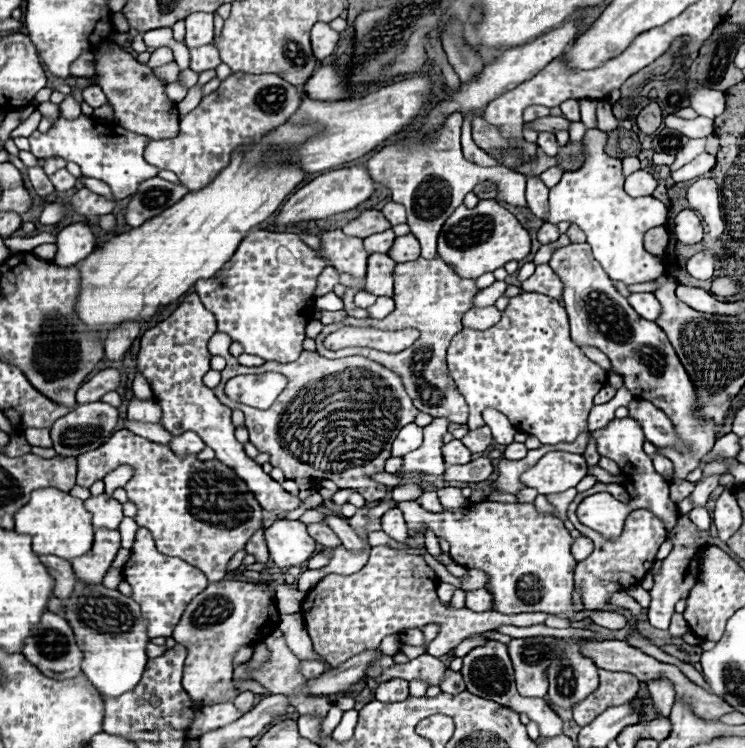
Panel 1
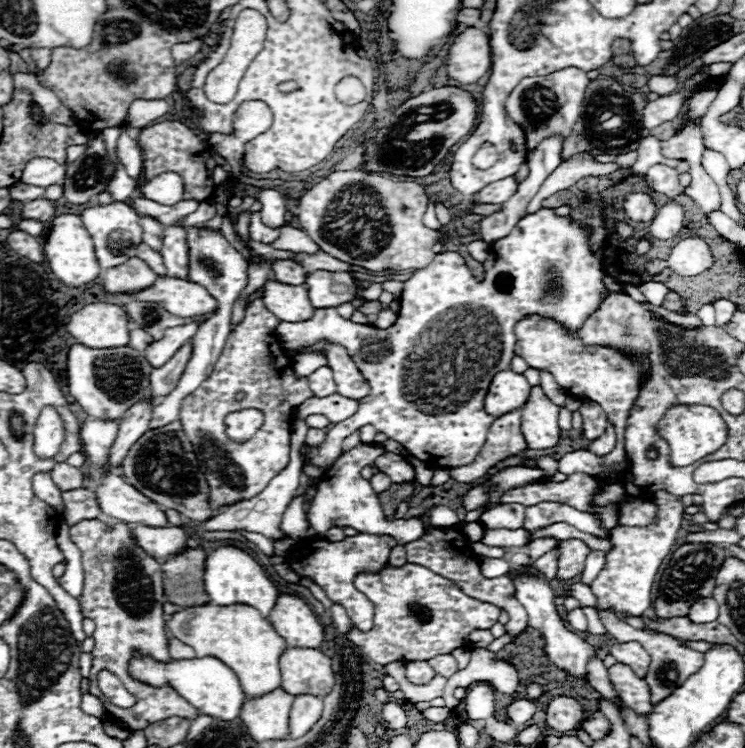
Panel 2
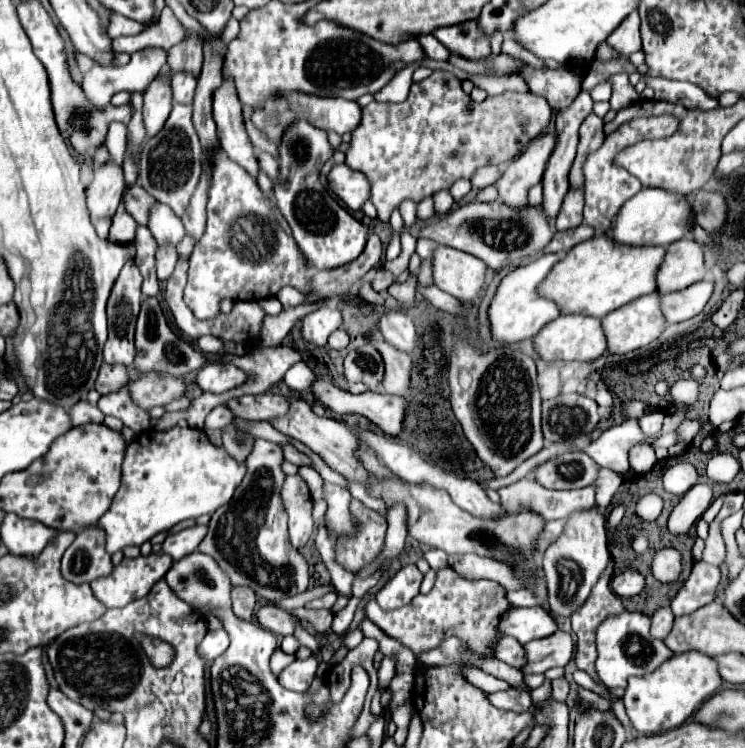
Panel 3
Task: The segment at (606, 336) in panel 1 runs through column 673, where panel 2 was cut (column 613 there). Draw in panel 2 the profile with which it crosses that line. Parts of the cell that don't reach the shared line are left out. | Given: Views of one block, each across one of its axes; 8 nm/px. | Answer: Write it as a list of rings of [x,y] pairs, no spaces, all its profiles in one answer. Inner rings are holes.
[[[528,316],[518,320],[514,332],[516,332],[516,346],[514,346],[516,356],[522,356],[532,368],[550,370],[556,382],[562,388],[566,388],[570,394],[578,396],[580,400],[598,402],[606,410],[610,422],[614,422],[616,426],[616,446],[610,454],[606,454],[604,458],[594,458],[594,454],[586,450],[570,452],[558,460],[558,472],[562,474],[586,472],[596,478],[606,478],[600,464],[602,462],[612,464],[626,458],[626,448],[624,448],[626,420],[640,396],[640,386],[644,382],[646,372],[650,372],[652,362],[646,356],[638,356],[638,354],[626,356],[610,346],[586,346],[576,334],[570,334],[562,324],[544,316]]]

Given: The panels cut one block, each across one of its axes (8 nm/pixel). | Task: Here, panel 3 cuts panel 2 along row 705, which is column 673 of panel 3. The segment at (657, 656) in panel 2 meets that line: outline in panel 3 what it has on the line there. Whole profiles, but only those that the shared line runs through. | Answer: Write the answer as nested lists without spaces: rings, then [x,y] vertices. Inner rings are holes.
[[[622,612],[618,618],[610,618],[610,622],[602,622],[596,634],[598,660],[596,670],[600,680],[608,688],[626,688],[626,680],[630,676],[650,674],[662,662],[670,660],[674,652],[662,642],[650,636],[650,618],[640,612]]]

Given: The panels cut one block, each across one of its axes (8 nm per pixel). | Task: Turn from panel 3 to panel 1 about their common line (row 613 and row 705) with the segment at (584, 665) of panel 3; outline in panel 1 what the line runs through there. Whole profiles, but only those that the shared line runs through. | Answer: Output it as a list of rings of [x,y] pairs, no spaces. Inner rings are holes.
[[[600,670],[600,686],[590,698],[578,702],[574,706],[574,722],[578,726],[590,724],[598,714],[602,714],[610,706],[622,706],[636,698],[640,682],[636,676],[626,672],[608,672]]]

